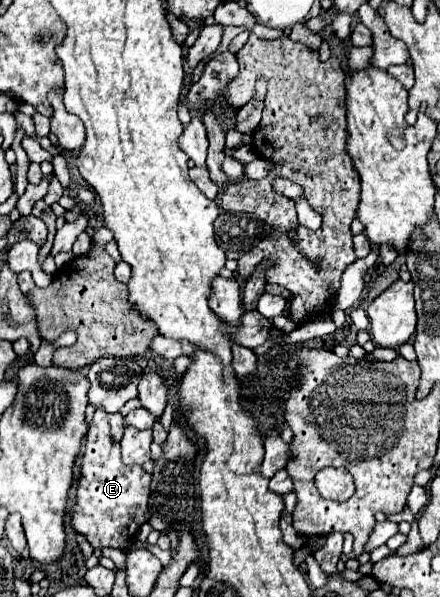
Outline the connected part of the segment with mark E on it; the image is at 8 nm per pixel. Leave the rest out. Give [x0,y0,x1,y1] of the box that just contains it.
[72,408,152,548]

